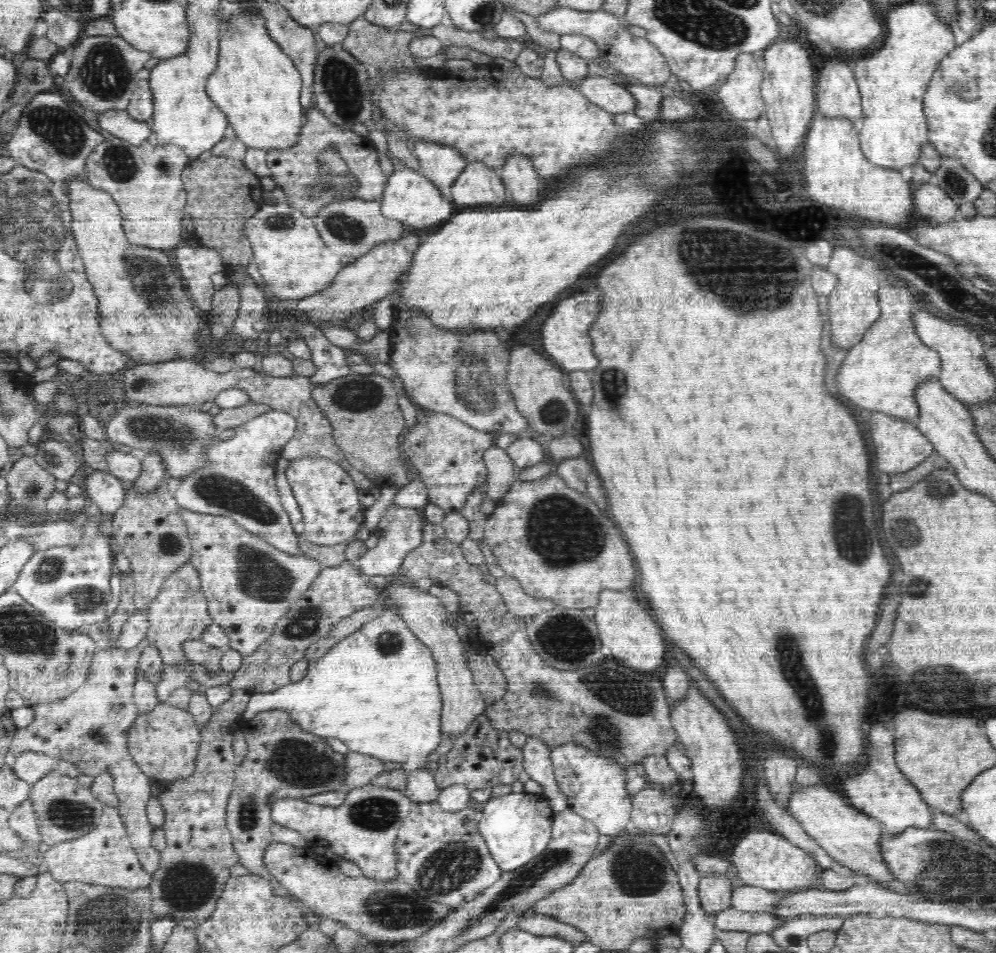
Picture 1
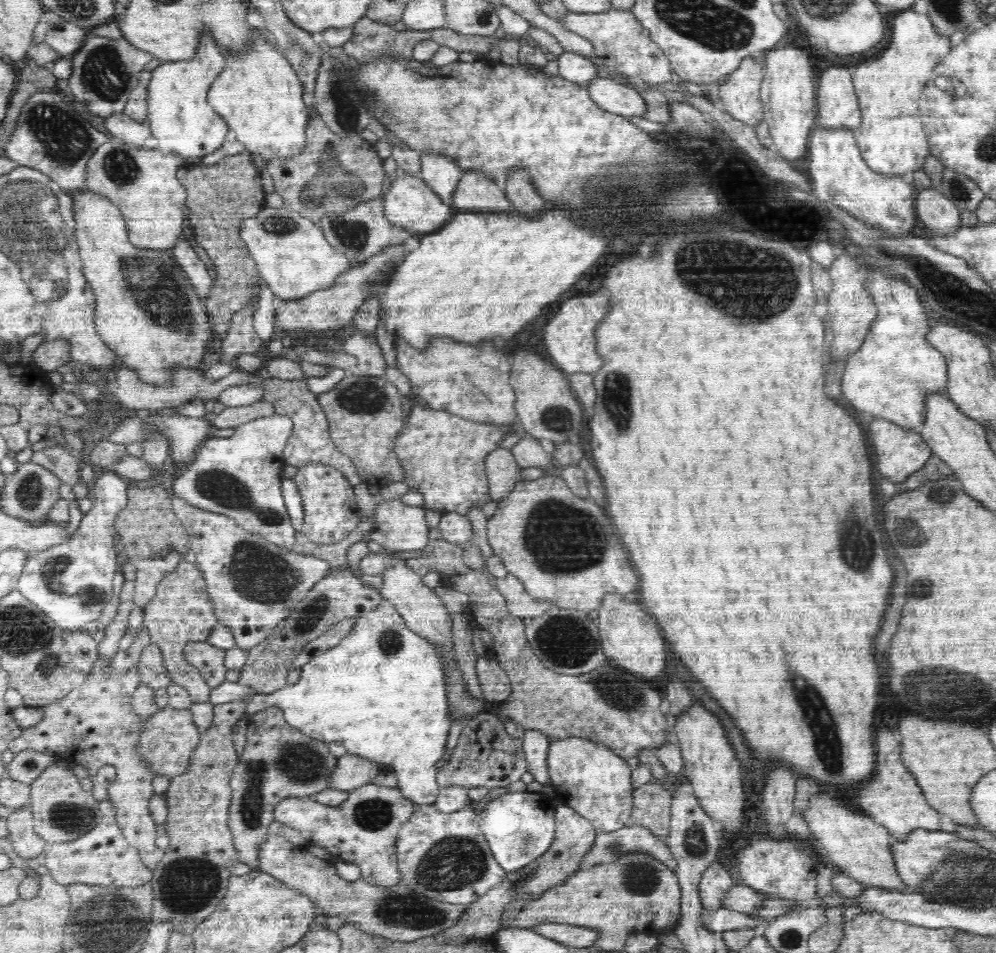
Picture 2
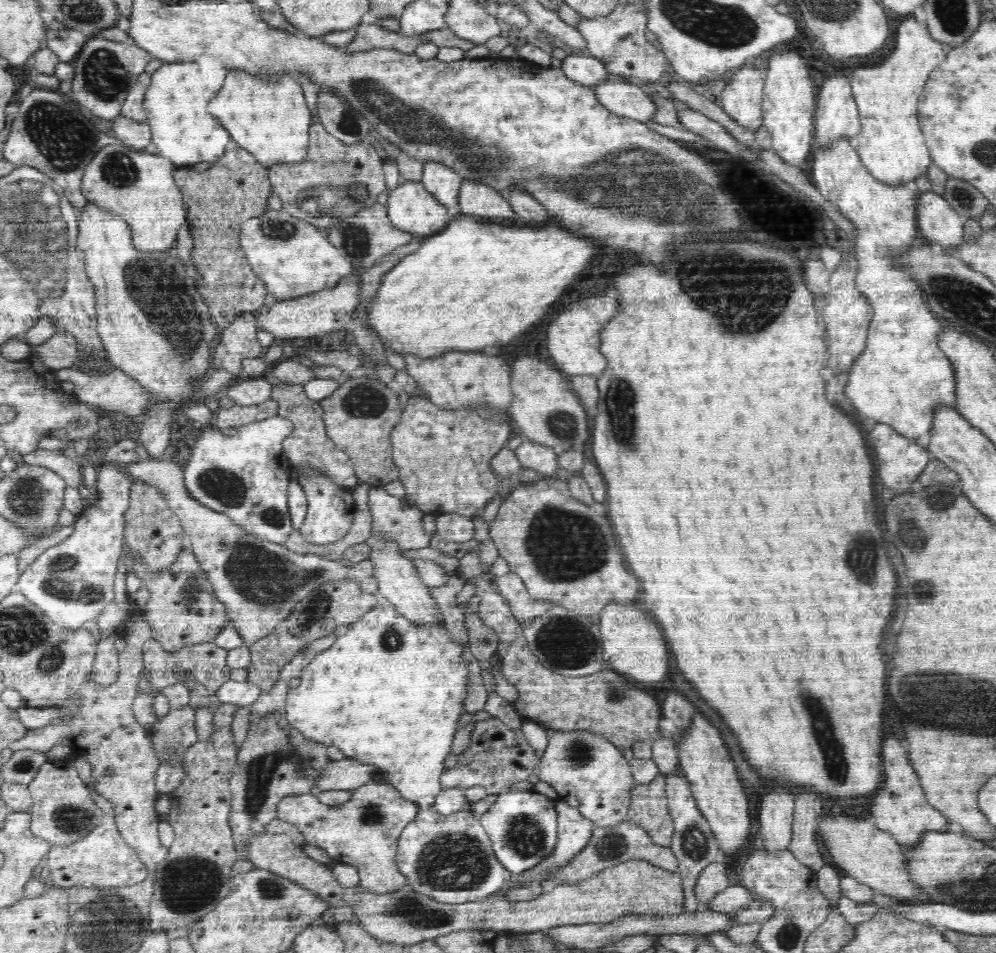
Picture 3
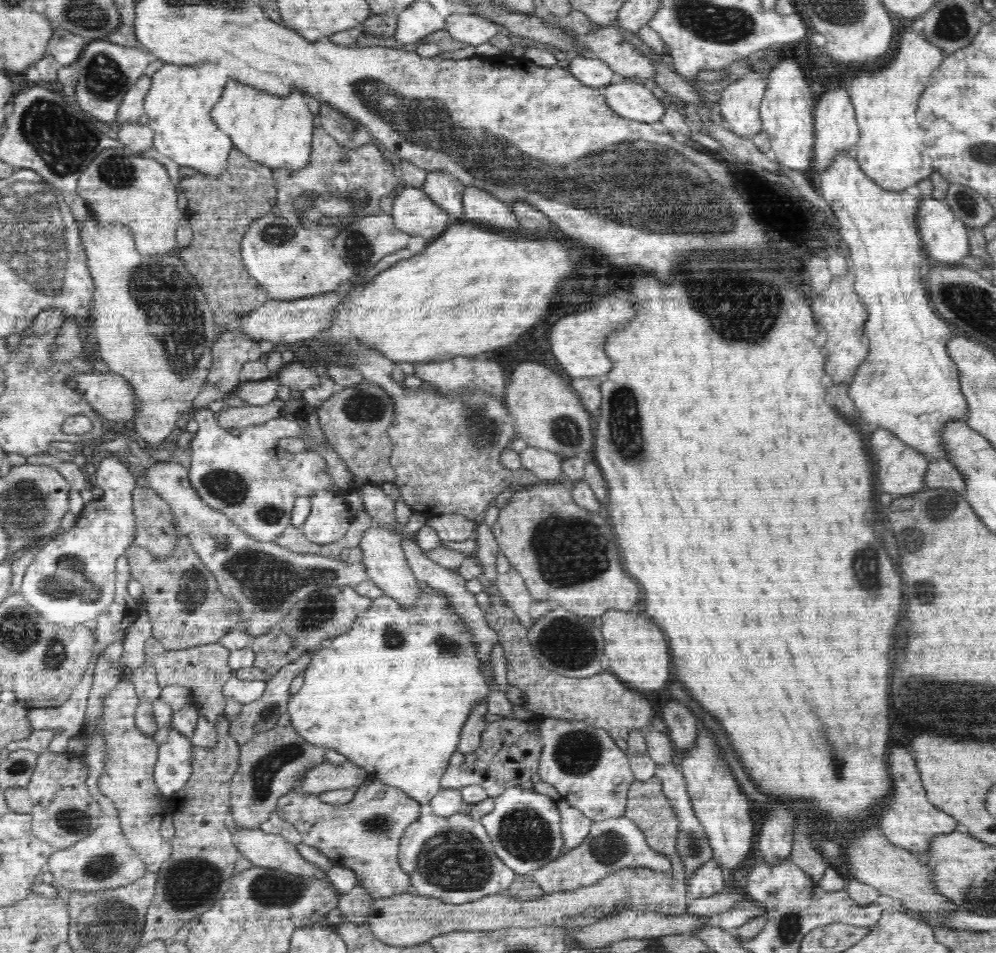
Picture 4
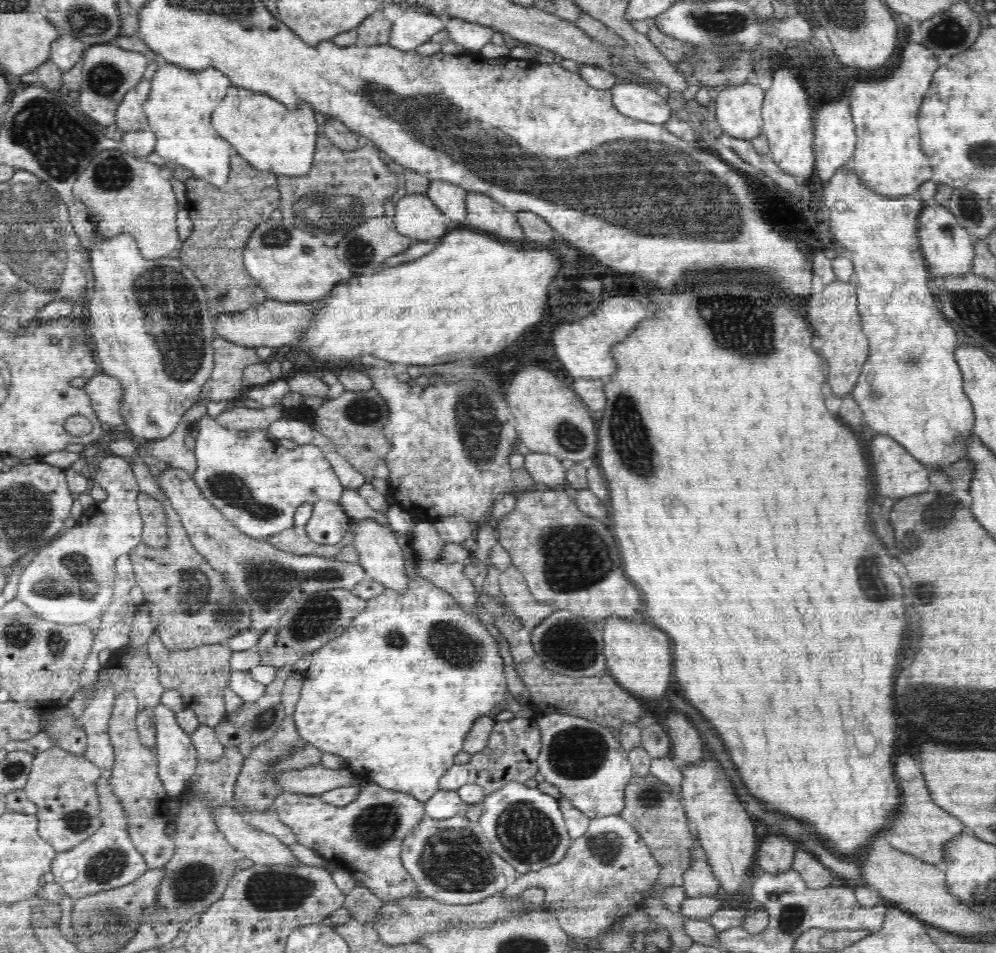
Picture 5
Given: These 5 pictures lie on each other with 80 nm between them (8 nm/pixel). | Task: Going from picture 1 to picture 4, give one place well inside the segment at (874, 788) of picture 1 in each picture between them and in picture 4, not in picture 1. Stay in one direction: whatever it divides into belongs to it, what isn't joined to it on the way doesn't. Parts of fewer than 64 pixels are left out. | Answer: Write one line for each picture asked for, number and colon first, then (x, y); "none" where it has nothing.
2: (893, 797)
3: (901, 809)
4: (909, 820)

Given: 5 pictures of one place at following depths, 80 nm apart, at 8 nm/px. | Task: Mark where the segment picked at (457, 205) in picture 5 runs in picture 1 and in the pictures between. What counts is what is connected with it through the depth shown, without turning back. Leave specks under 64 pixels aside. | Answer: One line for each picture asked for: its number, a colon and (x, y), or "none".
1: (440, 165)
2: (441, 174)
3: (444, 184)
4: (446, 191)

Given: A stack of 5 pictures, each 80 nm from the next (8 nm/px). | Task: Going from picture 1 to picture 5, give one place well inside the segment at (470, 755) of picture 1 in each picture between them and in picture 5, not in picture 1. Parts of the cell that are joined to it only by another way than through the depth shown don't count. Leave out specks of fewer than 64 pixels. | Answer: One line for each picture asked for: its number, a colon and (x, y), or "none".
2: (486, 756)
3: (496, 758)
4: (508, 755)
5: (511, 754)

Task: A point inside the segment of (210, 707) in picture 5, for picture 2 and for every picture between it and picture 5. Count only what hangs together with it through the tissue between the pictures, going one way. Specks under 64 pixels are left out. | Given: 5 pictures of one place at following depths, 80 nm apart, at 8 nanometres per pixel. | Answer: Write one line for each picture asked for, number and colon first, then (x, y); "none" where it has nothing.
2: (208, 659)
3: (207, 662)
4: (203, 670)

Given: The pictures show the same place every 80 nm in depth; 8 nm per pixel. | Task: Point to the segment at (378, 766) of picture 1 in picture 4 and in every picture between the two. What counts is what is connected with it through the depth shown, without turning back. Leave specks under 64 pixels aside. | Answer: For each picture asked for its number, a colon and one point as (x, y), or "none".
2: (352, 772)
3: (348, 774)
4: (326, 777)

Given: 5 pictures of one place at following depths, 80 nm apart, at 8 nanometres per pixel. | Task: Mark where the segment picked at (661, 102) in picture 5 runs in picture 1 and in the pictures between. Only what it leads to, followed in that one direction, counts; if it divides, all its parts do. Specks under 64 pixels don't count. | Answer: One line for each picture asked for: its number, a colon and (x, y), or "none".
1: (615, 98)
2: (613, 97)
3: (622, 98)
4: (630, 99)

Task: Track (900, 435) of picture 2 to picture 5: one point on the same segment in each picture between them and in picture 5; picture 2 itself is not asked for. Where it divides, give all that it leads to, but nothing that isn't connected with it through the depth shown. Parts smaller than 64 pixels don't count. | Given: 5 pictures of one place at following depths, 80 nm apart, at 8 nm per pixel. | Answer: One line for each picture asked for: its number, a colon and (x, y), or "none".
3: (900, 462)
4: (901, 470)
5: (899, 475)

